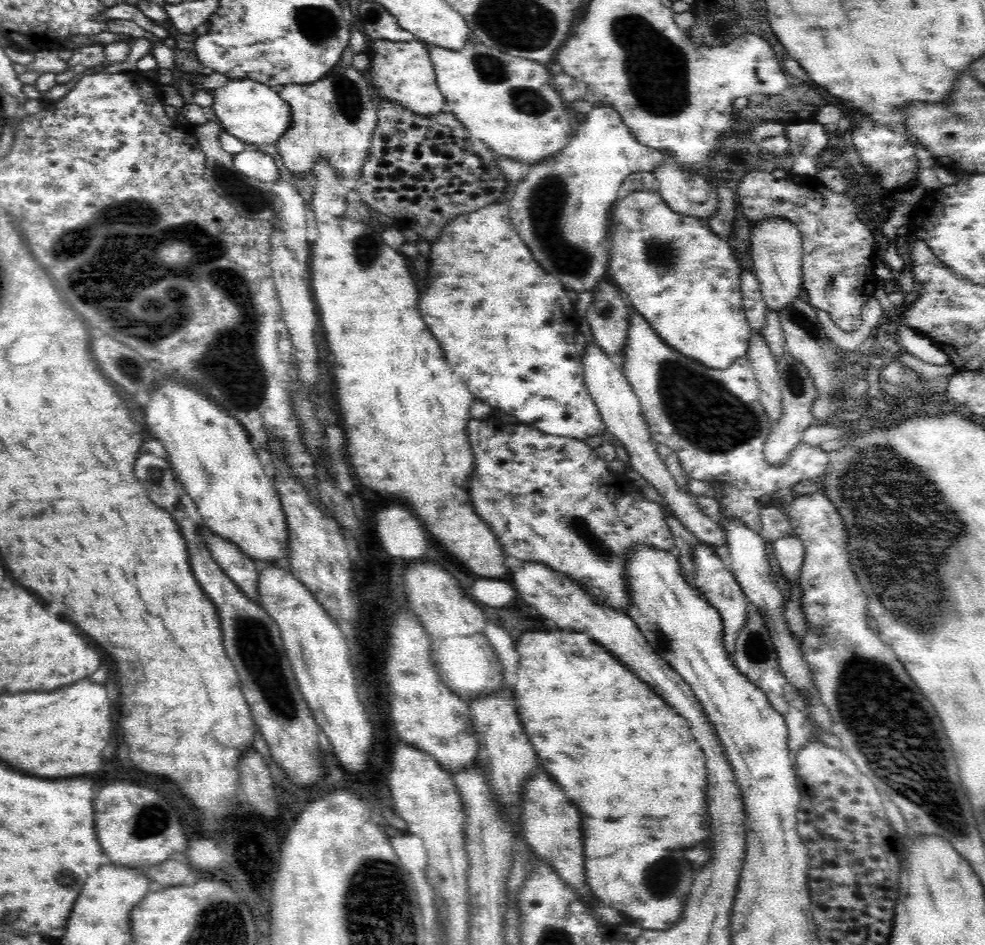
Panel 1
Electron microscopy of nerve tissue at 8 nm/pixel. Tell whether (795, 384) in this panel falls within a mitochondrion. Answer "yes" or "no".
yes

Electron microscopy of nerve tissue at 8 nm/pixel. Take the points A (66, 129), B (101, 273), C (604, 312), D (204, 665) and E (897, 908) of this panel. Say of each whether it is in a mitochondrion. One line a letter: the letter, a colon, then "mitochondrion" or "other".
A: other
B: mitochondrion
C: mitochondrion
D: other
E: other

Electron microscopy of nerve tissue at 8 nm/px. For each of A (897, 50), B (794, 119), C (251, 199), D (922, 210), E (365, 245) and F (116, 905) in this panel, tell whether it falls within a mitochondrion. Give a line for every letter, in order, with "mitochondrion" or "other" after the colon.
A: other
B: other
C: mitochondrion
D: other
E: mitochondrion
F: other

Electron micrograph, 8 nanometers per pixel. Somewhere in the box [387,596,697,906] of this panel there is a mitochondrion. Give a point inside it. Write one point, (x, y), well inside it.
(661, 878)

